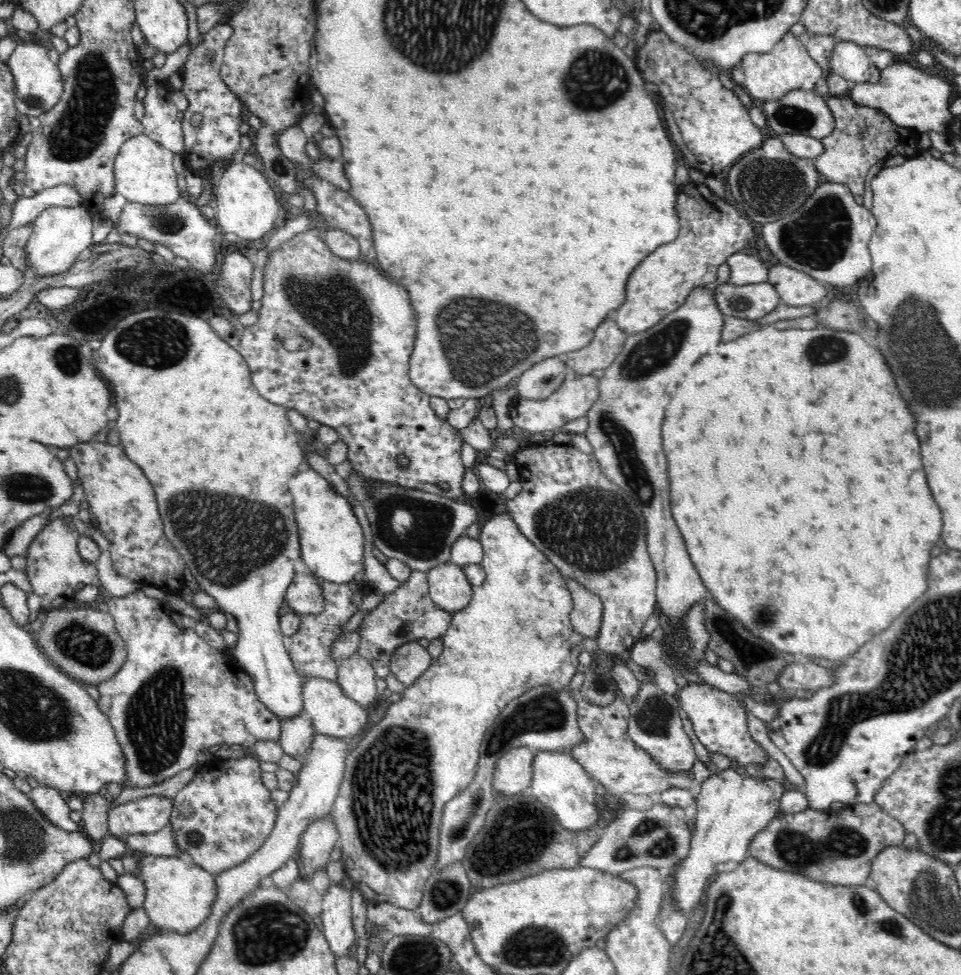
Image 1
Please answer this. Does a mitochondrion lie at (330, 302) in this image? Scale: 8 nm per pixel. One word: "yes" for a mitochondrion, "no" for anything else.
yes

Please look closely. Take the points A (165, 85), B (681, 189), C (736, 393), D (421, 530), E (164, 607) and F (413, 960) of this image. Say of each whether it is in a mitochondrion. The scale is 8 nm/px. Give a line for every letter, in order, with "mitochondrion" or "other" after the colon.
A: other
B: other
C: other
D: mitochondrion
E: other
F: mitochondrion

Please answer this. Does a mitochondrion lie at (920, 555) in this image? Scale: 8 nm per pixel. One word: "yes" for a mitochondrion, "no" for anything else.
no

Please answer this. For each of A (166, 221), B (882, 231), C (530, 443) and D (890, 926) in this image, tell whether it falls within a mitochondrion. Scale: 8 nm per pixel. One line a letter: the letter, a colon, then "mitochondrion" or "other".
A: mitochondrion
B: other
C: other
D: mitochondrion

